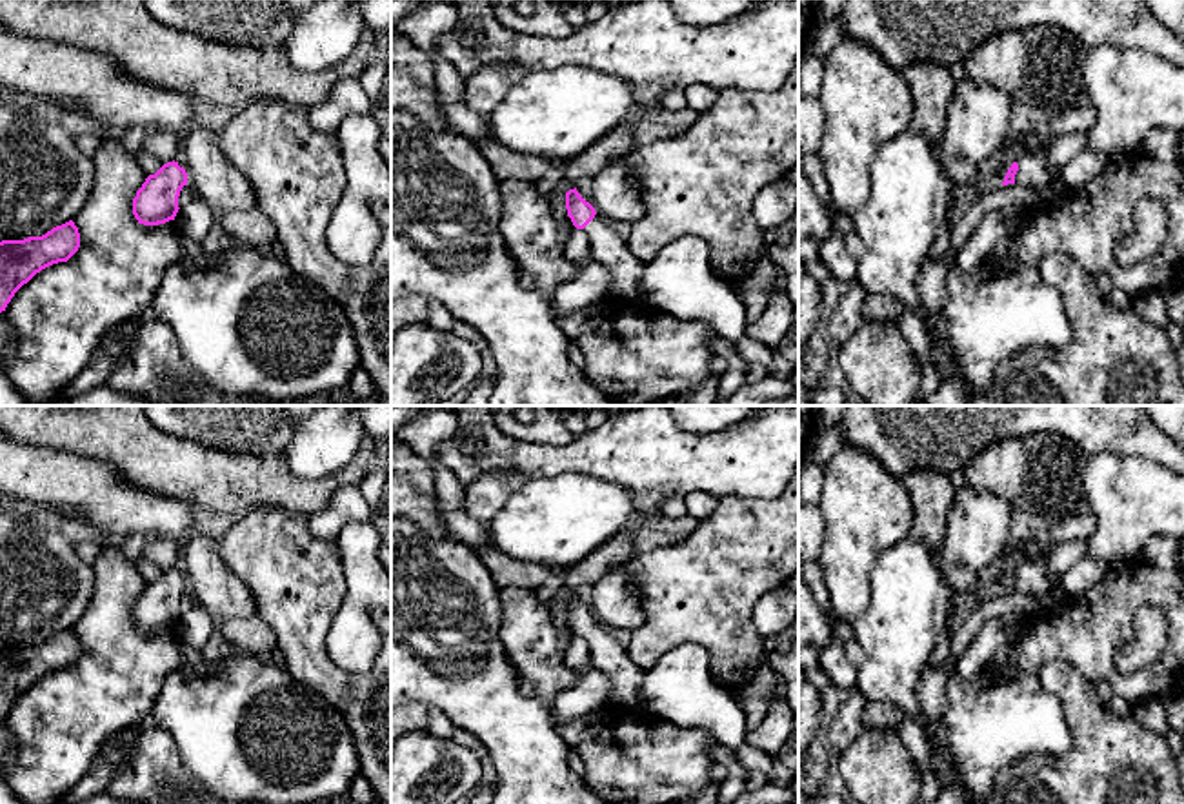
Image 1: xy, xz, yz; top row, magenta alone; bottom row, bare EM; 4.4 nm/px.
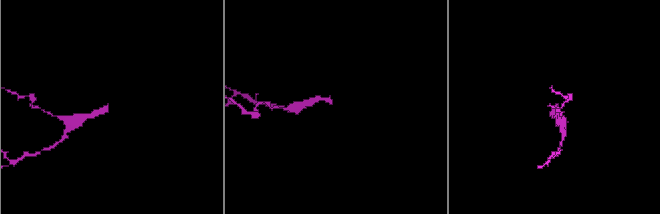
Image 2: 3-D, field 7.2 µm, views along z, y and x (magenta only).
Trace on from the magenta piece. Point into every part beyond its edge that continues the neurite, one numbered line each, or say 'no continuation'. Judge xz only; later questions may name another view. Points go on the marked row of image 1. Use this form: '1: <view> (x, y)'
1: xz (606, 246)

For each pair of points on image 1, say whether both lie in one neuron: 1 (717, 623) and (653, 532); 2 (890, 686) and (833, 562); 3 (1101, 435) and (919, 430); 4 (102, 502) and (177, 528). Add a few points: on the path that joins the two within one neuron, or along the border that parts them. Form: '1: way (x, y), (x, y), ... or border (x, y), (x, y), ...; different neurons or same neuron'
1: border (699, 521), (681, 541), (635, 553); different neurons
2: border (870, 575), (868, 608), (852, 623); different neurons
3: way (1055, 424), (964, 424); same neuron
4: way (120, 508), (159, 515); same neuron

